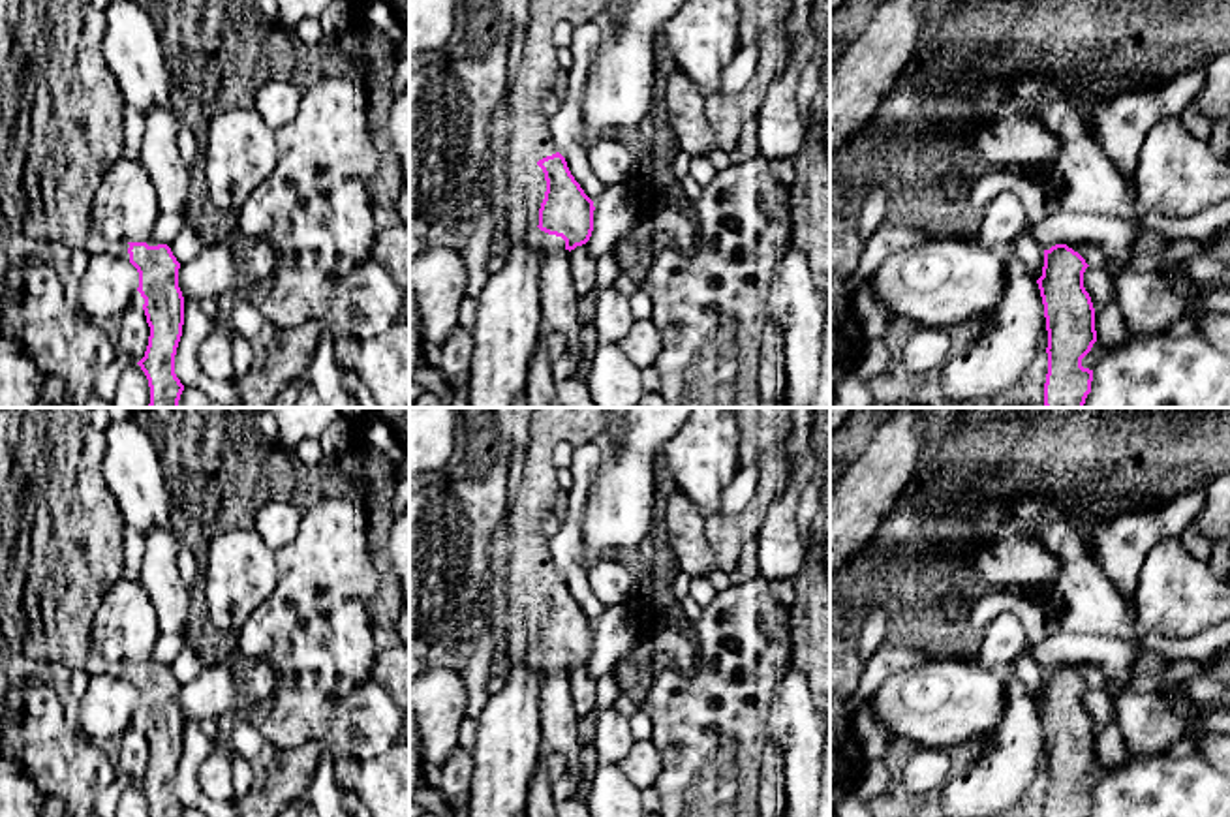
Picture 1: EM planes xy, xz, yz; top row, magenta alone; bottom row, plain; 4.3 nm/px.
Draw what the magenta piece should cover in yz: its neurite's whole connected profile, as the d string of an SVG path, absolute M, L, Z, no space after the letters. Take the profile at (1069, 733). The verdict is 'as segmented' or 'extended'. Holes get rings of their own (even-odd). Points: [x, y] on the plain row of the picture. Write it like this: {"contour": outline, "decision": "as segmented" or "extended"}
{"contour": "M1067 665L1044 671L1042 697L1037 701L1048 751L1048 794L1044 817L1087 817L1093 791L1082 779L1097 763L1095 729L1084 708L1089 686Z", "decision": "as segmented"}

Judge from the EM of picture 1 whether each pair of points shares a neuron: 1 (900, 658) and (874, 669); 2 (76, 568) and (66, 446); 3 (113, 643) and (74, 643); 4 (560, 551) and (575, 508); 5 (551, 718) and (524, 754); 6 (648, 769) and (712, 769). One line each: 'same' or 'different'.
1: same
2: same
3: different
4: same
5: different
6: different

